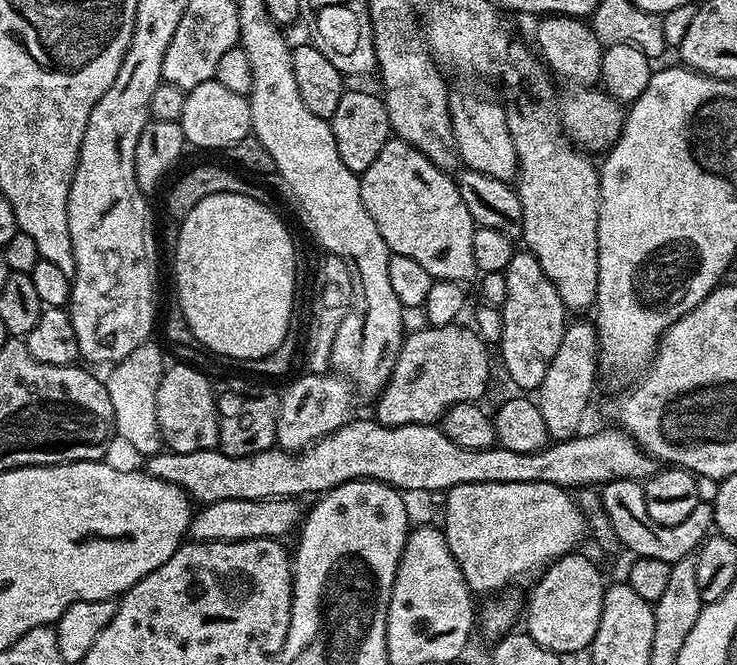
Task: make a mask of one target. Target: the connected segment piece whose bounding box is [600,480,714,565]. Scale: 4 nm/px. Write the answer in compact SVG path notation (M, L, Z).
M611 480L603 485L600 497L606 506L606 514L610 518L610 526L614 526L614 534L618 534L621 545L632 551L633 557L662 558L662 562L674 565L682 558L693 555L700 545L708 539L713 531L711 503L701 502L694 506L690 518L678 522L674 526L662 526L648 517L644 485L639 480Z

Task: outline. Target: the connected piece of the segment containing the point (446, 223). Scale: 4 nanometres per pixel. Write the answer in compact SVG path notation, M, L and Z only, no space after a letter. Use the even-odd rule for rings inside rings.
M390 138L386 142L386 146L382 146L378 158L374 158L374 162L370 162L370 166L366 166L366 170L359 173L359 178L360 189L362 190L362 206L366 206L366 214L370 214L370 218L374 218L374 226L378 226L378 234L382 234L389 253L414 258L414 262L421 264L432 275L433 280L469 282L468 280L473 279L472 281L475 281L477 279L478 273L474 262L474 230L477 225L472 223L472 215L470 210L466 210L466 202L462 202L459 183L449 173L438 170L438 166L434 166L434 162L430 162L430 158L426 158L426 154L422 154L417 148L407 144L405 140Z

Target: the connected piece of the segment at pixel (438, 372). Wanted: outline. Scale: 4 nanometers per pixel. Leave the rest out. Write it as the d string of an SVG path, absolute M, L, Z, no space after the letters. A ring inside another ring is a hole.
M457 322L454 324L447 324L446 326L438 326L433 328L431 326L423 326L417 332L409 331L404 338L404 345L402 350L398 354L398 362L394 362L394 370L390 374L390 378L386 382L384 391L379 393L375 397L374 403L376 403L376 412L374 412L374 419L380 424L386 426L406 426L407 424L436 424L437 421L443 417L444 413L448 409L452 408L456 404L471 404L479 401L480 395L488 388L488 375L492 372L492 364L488 361L488 351L490 351L489 345L484 339L480 337L480 333L476 331L475 327L469 326L468 328L463 322Z

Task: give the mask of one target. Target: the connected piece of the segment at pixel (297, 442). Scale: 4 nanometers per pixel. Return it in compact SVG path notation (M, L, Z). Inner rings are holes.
M339 374L303 375L285 390L276 408L276 444L285 452L298 452L316 444L323 436L338 430L354 416L354 389L345 377Z

